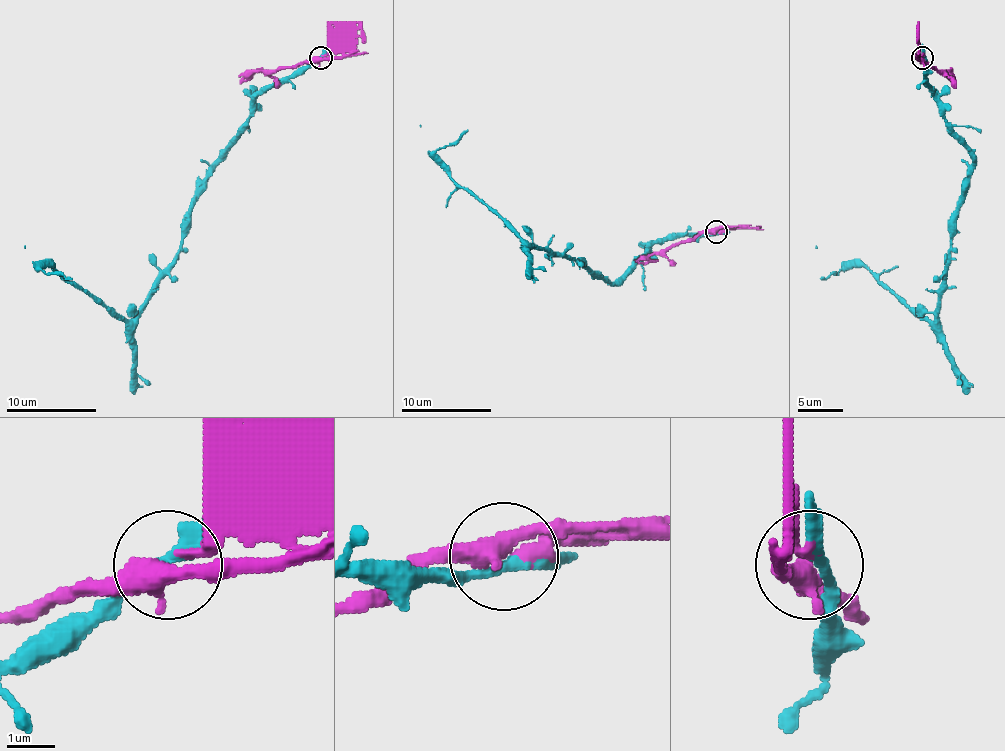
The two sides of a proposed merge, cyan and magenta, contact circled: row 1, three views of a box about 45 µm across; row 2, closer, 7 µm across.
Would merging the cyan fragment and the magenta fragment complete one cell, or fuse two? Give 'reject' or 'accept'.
reject

